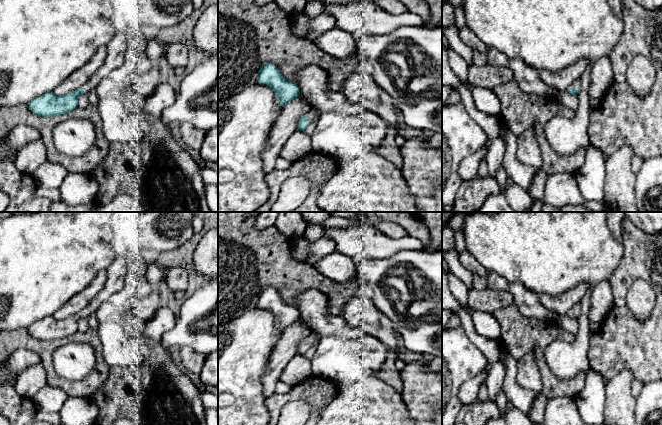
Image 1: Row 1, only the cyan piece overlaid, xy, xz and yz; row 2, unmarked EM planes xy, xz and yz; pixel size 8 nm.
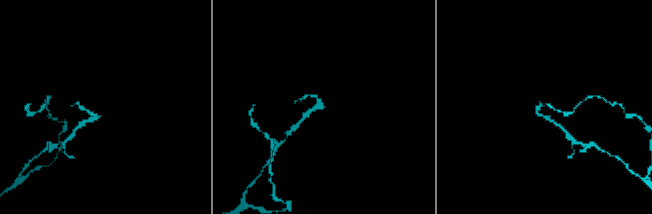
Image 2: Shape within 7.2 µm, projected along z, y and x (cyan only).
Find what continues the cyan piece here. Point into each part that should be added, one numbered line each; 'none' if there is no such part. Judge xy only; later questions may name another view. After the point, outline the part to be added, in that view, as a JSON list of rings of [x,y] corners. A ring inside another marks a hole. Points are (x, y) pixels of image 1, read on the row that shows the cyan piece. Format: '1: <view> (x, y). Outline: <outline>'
1: xy (116, 49). Outline: [[[118,29],[112,41],[106,46],[107,56],[104,64],[82,85],[84,92],[98,89],[99,83],[110,74],[121,67],[125,61],[125,53],[129,36],[123,29]]]

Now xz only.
1: xz (314, 116). Outline: [[[313,110],[307,115],[308,124],[317,123],[321,118],[322,115],[317,110]]]

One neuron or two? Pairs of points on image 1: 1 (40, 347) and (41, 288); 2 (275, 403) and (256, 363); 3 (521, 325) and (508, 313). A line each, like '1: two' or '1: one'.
1: two
2: two
3: one

